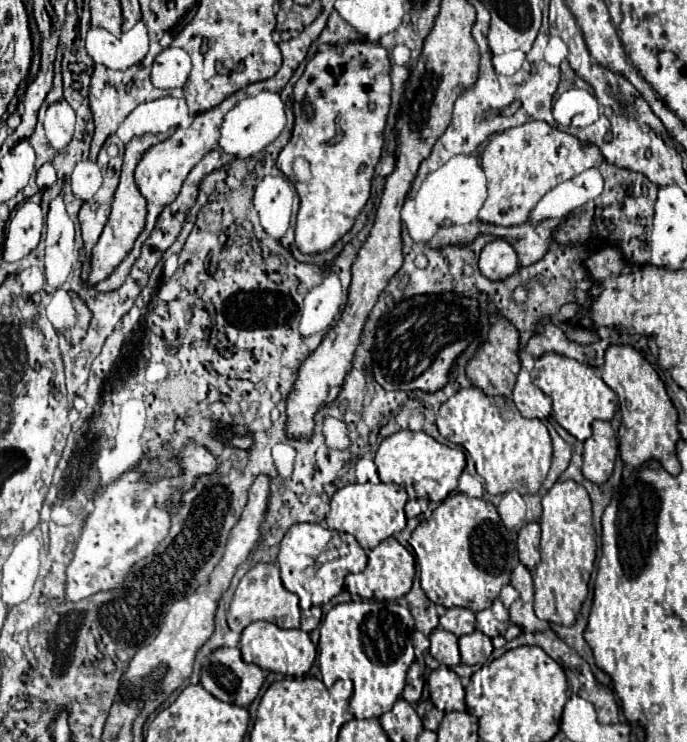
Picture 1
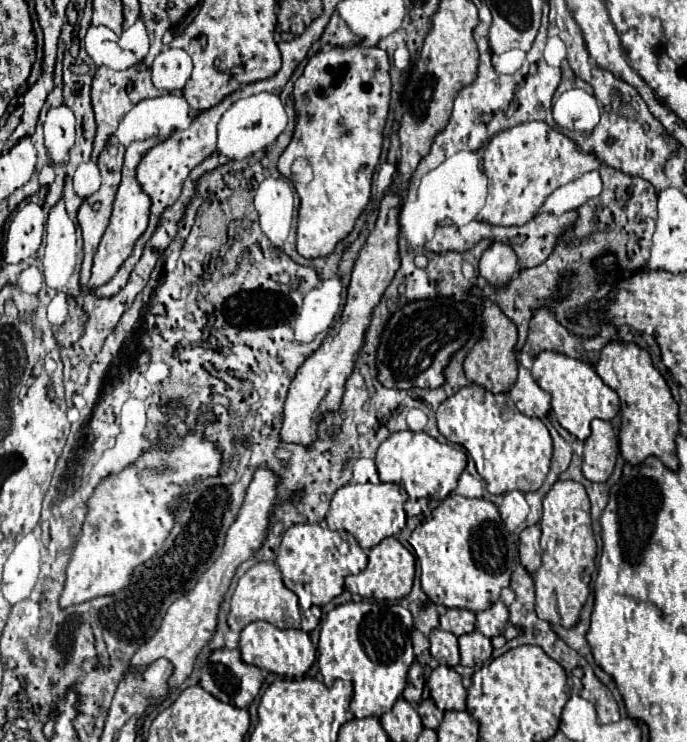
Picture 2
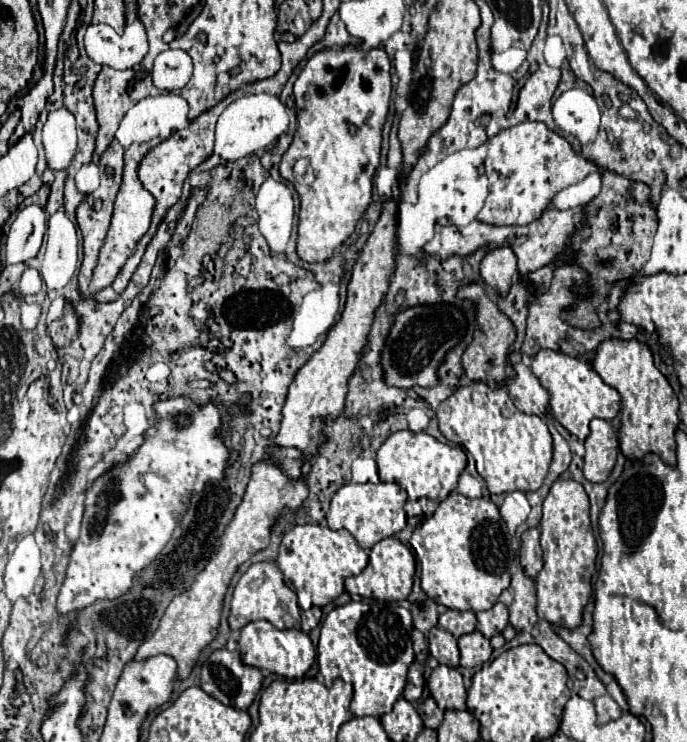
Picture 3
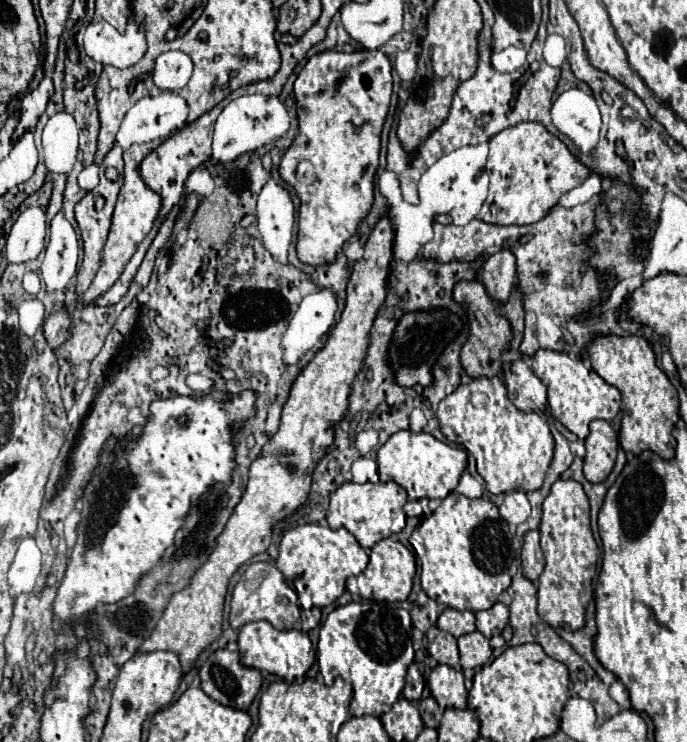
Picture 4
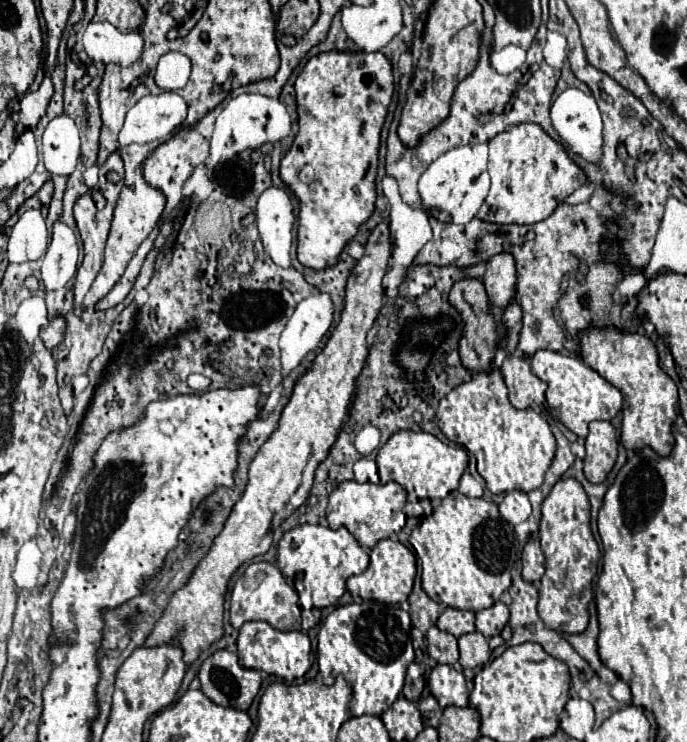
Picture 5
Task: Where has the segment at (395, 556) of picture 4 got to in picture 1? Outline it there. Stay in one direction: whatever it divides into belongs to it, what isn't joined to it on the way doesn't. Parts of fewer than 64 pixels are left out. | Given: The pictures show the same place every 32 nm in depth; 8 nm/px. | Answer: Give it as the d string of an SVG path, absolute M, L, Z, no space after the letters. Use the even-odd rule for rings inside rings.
M386 538L376 548L368 550L368 566L364 572L346 576L346 590L352 596L360 596L366 600L398 600L412 588L412 580L416 574L414 564L414 556L398 540Z

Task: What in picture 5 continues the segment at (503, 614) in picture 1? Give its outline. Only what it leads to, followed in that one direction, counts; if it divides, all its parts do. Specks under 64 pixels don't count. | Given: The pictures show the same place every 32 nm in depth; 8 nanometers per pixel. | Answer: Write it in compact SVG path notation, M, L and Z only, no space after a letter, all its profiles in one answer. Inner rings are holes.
M496 602L492 608L476 612L476 630L482 632L486 638L496 636L508 624L508 606Z

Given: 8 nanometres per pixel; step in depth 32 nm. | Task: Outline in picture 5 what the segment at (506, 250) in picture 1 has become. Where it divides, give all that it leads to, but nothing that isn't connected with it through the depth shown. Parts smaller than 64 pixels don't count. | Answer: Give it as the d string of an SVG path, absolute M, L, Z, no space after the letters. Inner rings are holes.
M500 252L486 262L486 272L482 276L490 304L504 310L516 292L516 266L510 252Z

